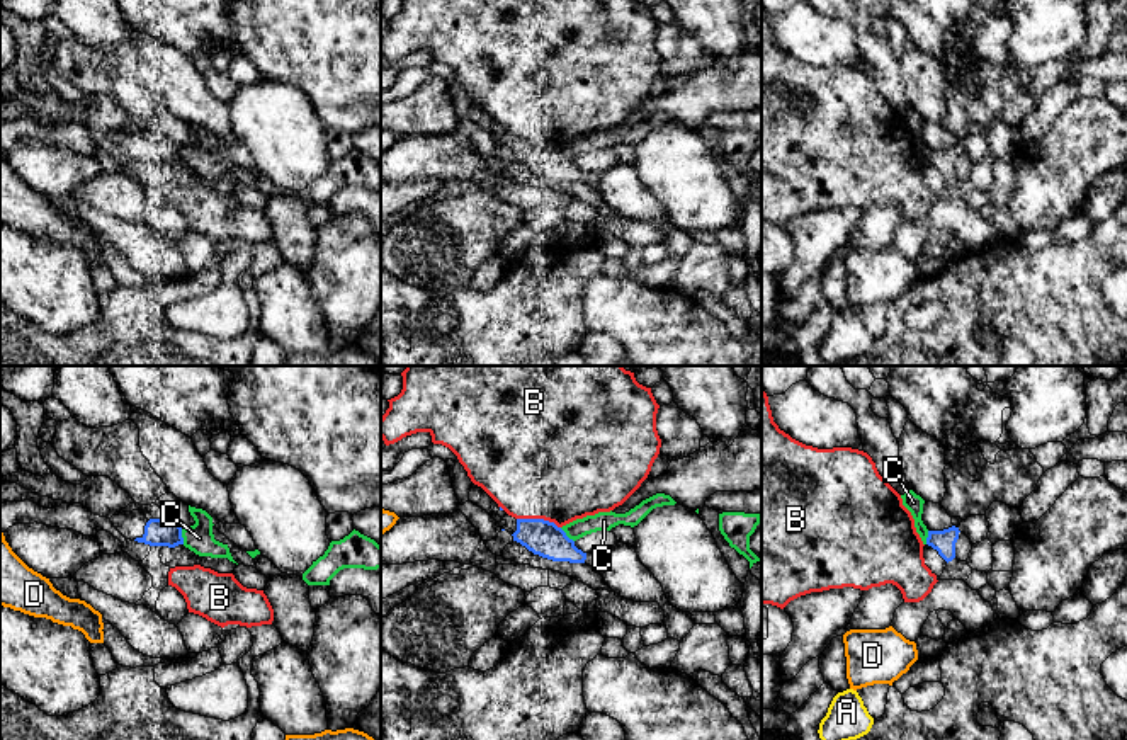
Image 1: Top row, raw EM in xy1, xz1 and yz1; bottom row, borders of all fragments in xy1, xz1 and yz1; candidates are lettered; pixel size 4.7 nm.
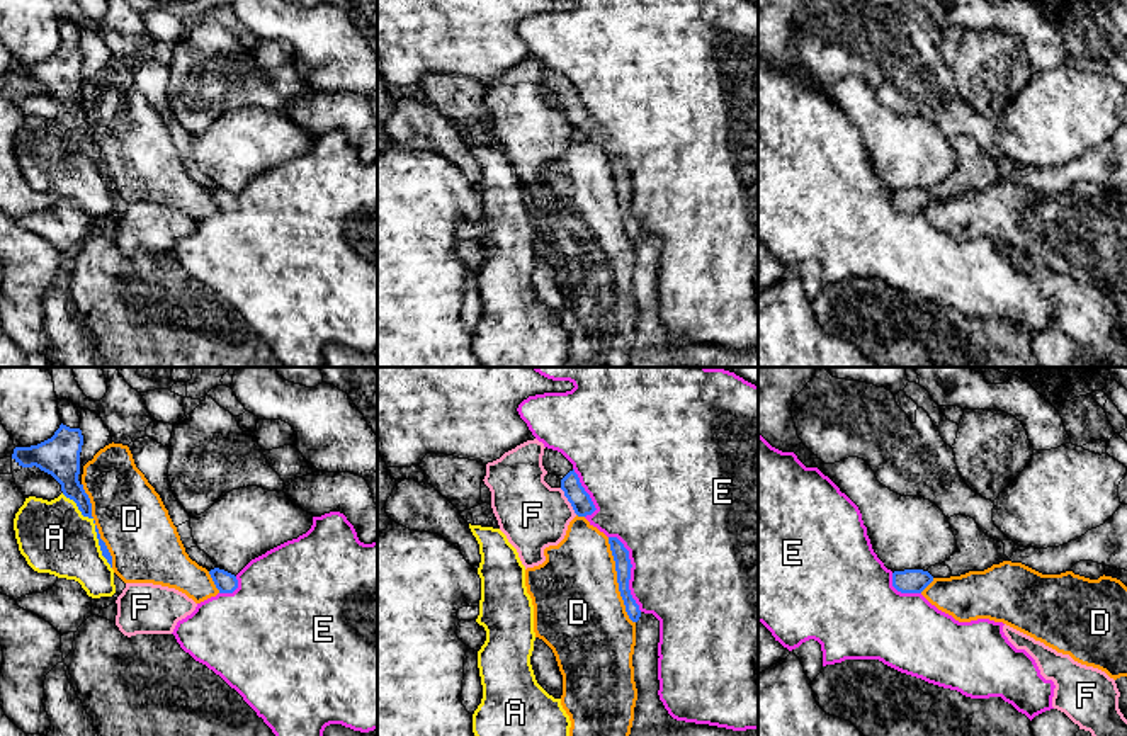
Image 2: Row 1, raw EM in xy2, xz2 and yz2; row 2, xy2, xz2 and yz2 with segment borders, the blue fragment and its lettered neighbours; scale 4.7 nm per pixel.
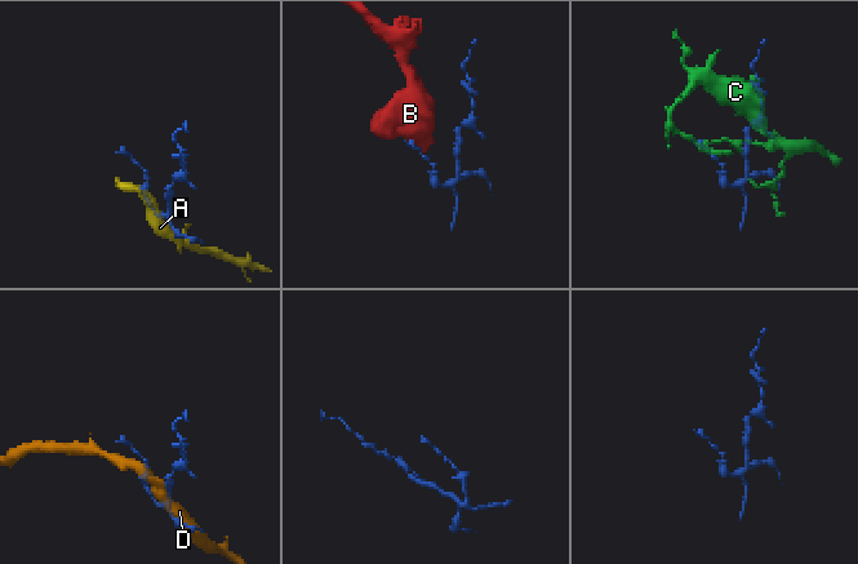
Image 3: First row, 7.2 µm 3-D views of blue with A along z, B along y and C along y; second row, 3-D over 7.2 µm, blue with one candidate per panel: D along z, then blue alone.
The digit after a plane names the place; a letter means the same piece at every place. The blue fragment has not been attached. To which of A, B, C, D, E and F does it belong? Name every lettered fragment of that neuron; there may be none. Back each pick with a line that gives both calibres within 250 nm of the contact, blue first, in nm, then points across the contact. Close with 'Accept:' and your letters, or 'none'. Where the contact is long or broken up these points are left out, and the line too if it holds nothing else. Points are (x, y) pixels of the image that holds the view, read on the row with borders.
Accept: none

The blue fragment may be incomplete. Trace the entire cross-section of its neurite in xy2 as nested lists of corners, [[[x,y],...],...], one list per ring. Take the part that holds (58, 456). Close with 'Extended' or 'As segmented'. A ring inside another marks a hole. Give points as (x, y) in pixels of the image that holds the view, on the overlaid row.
[[[61,423],[51,439],[31,447],[15,447],[12,459],[22,467],[36,466],[51,474],[82,515],[93,518],[90,498],[78,481],[82,445],[82,430]]]. As segmented

